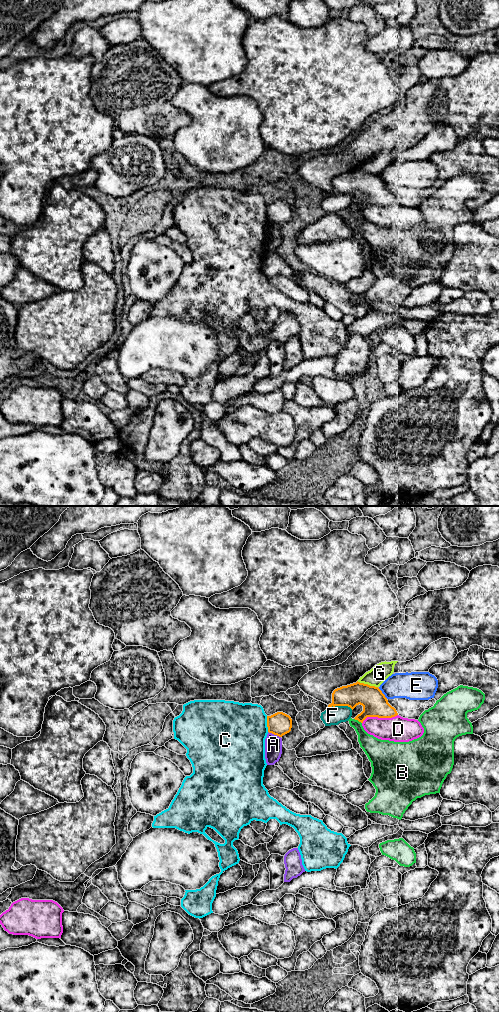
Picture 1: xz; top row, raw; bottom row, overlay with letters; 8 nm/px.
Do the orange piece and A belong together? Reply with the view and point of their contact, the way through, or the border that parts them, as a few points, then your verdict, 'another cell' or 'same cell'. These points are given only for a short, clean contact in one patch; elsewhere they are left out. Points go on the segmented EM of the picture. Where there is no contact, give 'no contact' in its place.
contact xz (274, 734); border xz (268, 731), (280, 737); another cell

